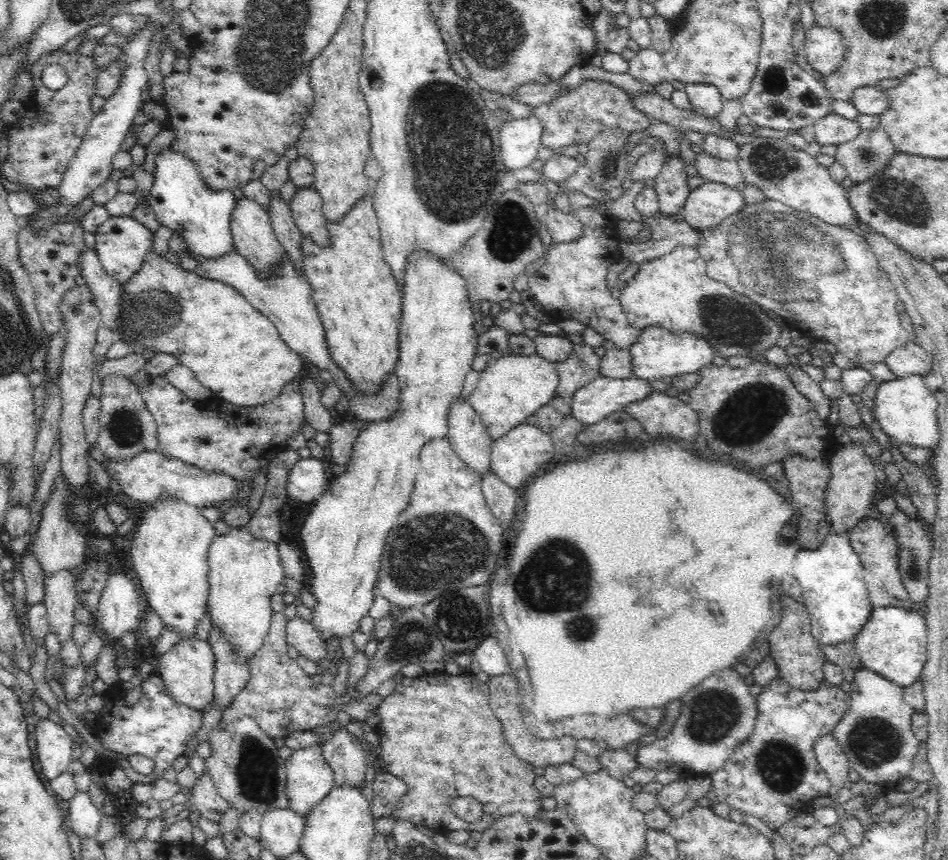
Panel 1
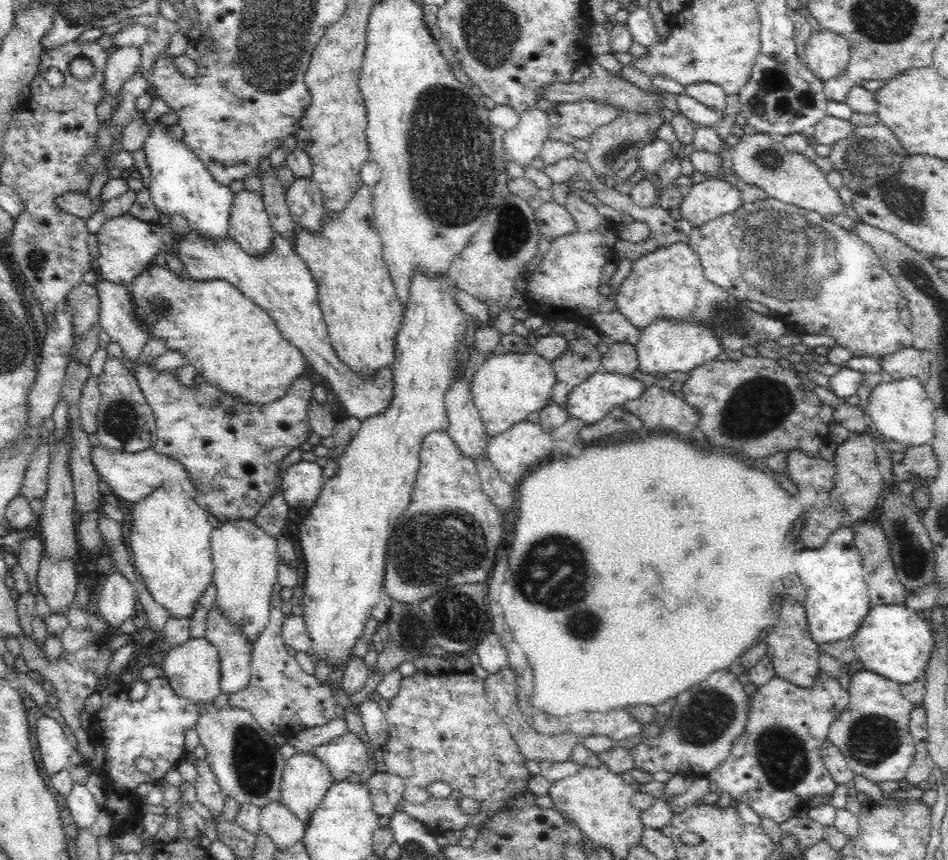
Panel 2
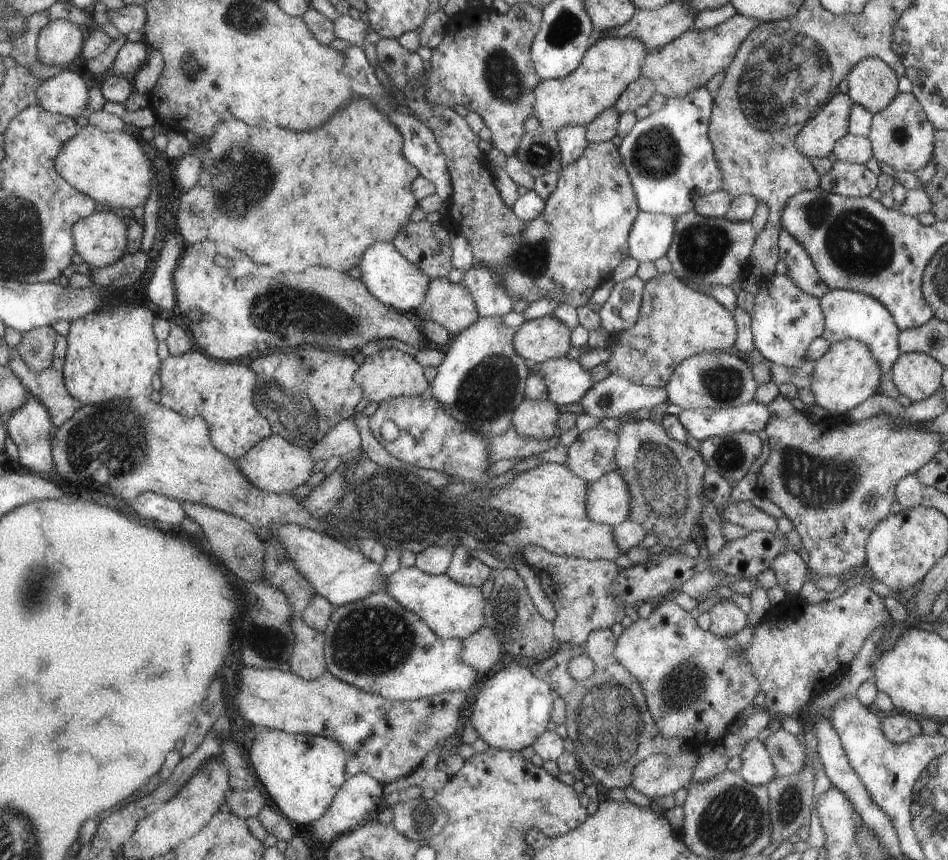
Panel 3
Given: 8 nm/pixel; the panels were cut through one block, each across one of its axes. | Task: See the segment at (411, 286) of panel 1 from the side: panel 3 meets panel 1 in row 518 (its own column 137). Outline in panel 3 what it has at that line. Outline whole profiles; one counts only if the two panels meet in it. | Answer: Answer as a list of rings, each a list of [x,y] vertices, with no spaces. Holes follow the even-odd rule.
[[[119,305],[117,308],[97,311],[91,313],[90,315],[81,317],[80,319],[74,320],[71,322],[70,329],[68,332],[68,351],[66,354],[66,361],[64,364],[64,379],[68,388],[68,391],[71,393],[71,396],[74,396],[77,400],[80,400],[84,405],[101,405],[104,402],[109,402],[113,399],[130,399],[138,396],[149,396],[151,394],[151,376],[155,374],[155,370],[159,368],[159,358],[157,358],[157,352],[155,352],[155,348],[157,348],[157,340],[155,340],[155,336],[153,336],[153,320],[155,320],[155,316],[153,316],[153,312],[149,312],[147,308],[140,306],[132,306],[132,305]]]

